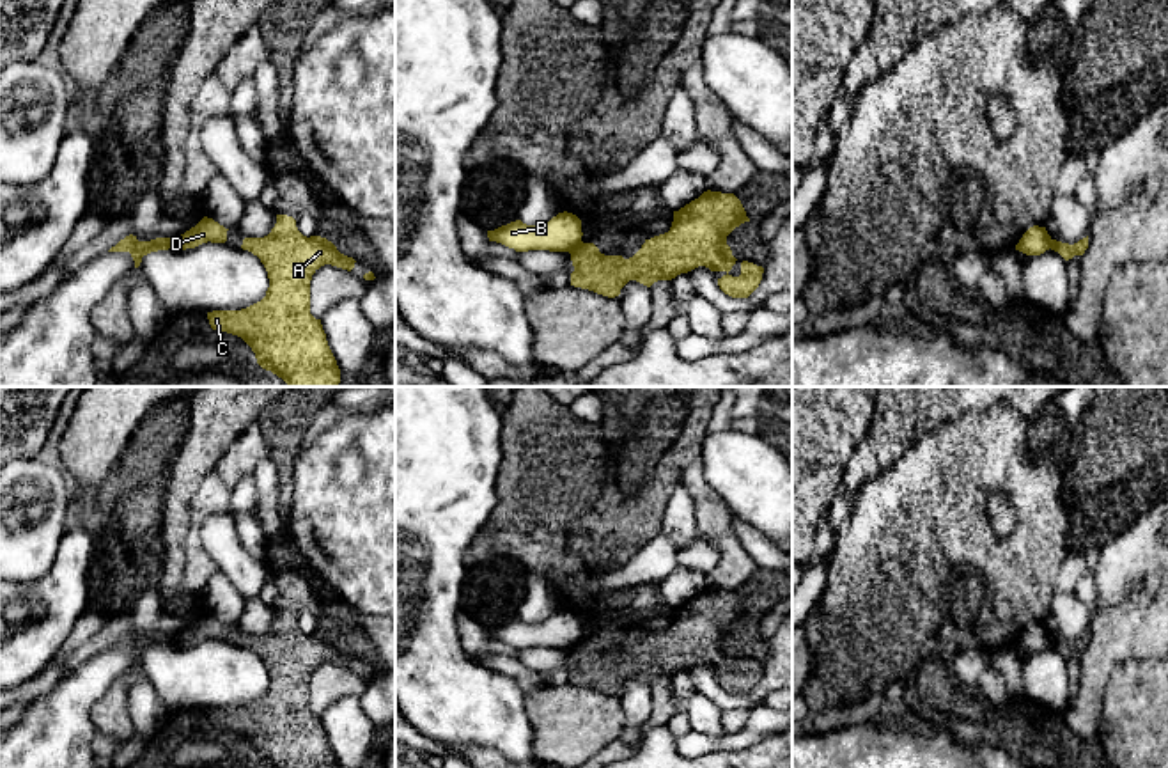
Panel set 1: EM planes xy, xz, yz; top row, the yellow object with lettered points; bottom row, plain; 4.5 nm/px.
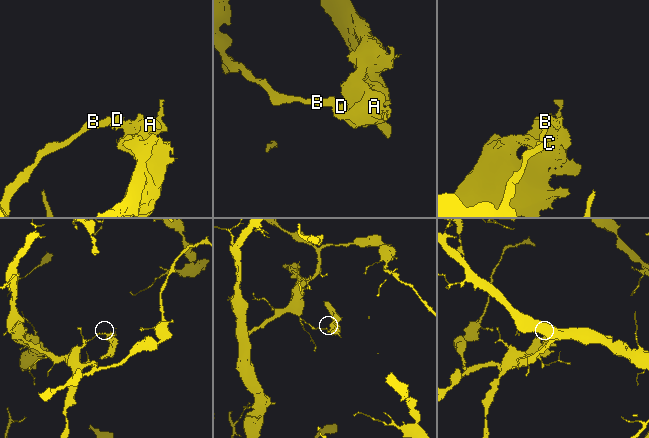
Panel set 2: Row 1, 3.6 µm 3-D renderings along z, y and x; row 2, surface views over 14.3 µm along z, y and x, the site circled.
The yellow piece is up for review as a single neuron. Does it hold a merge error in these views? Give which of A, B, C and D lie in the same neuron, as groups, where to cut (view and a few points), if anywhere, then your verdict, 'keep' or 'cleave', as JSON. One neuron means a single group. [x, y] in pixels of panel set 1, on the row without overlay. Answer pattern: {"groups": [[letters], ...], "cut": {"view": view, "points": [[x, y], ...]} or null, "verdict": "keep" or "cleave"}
{"groups": [["A", "C", "D"], ["B"]], "cut": {"view": "xz", "points": [[582, 639], [569, 650]]}, "verdict": "cleave"}

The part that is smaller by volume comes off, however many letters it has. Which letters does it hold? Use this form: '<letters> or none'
A, C, D

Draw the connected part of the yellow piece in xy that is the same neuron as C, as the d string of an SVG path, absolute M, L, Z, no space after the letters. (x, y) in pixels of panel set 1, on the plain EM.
M276 612L276 621L268 633L245 635L241 646L261 656L269 685L261 699L246 706L207 709L211 725L241 734L266 768L340 768L321 717L310 711L310 678L324 662L351 669L356 658L340 651L326 635L303 633L296 617L287 612Z

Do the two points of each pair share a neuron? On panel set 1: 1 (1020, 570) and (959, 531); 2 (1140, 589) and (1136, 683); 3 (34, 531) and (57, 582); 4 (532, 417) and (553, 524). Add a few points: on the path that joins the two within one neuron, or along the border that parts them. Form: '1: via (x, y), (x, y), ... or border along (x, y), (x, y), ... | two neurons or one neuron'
1: via (1005, 570), (998, 570), (973, 545) | one neuron
2: border along (1149, 657), (1122, 660), (1112, 671), (1106, 687) | two neurons
3: border along (66, 532), (54, 564), (41, 577), (18, 584) | two neurons
4: via (543, 444), (546, 449), (546, 497) | one neuron

